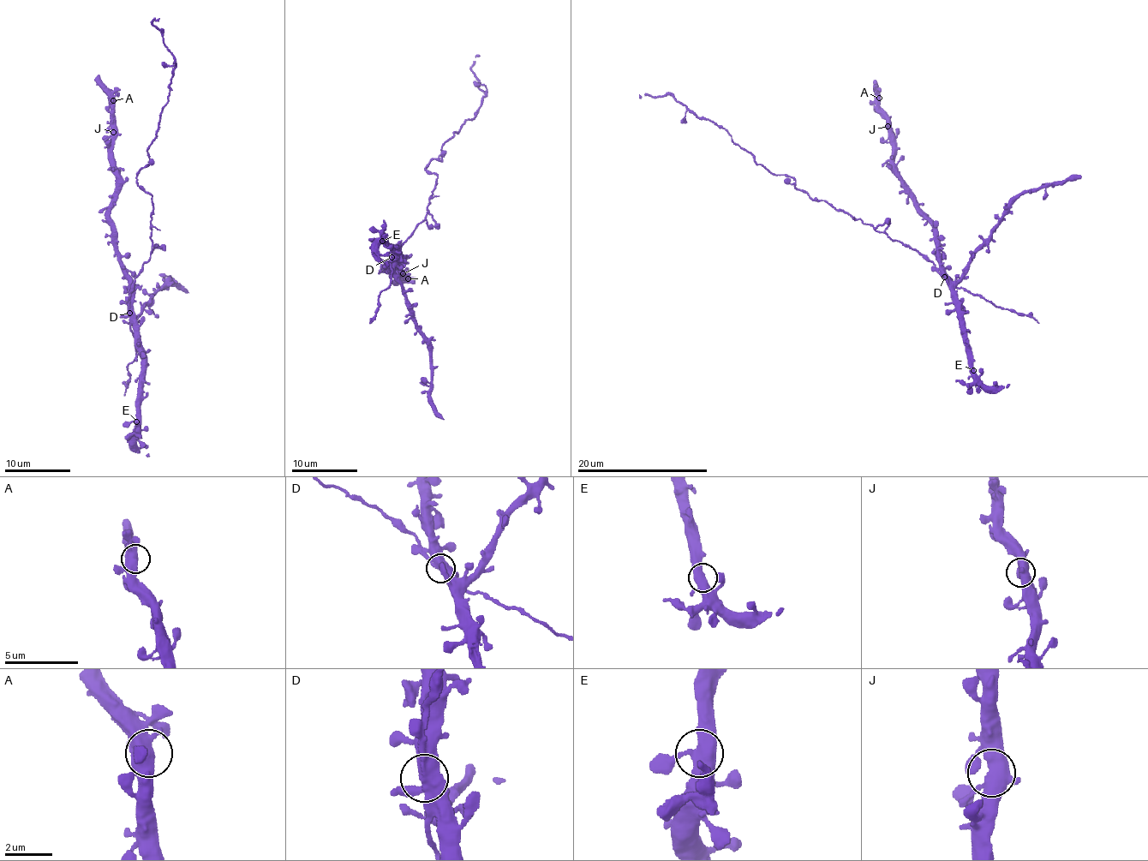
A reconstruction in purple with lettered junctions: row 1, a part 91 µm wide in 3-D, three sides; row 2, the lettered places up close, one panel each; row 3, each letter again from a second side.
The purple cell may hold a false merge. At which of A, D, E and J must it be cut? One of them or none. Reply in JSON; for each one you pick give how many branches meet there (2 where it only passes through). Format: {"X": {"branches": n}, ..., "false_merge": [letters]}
{"false_merge": []}

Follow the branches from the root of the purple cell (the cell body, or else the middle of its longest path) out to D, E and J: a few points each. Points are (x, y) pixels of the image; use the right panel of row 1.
D: (877, 231), (884, 231), (891, 239), (926, 255), (945, 276)
E: (877, 231), (926, 255), (947, 281), (973, 370)
J: (877, 231), (884, 231), (891, 239), (926, 255), (936, 267), (940, 266), (932, 225), (893, 167), (887, 126)

